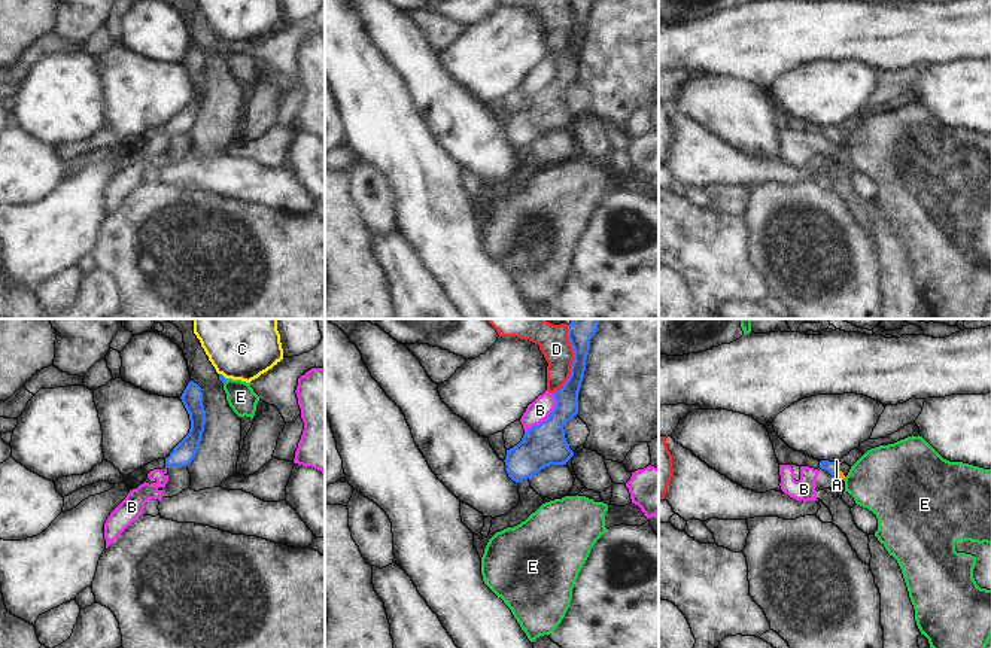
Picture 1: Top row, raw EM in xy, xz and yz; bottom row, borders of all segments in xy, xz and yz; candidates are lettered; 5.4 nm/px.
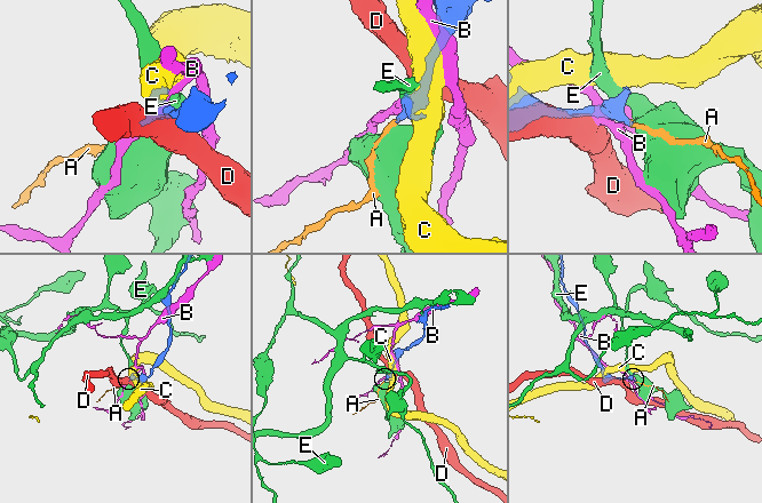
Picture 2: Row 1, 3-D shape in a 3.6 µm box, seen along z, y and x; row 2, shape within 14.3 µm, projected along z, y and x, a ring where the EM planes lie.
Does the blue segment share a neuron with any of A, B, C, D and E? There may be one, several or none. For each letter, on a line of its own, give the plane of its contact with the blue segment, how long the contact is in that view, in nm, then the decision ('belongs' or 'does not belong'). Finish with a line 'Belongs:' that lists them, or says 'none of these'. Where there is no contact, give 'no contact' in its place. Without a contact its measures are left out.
A: yz | 40 nm | belongs
B: xz | 260 nm | does not belong
C: xy | 50 nm | does not belong
D: xz | 380 nm | does not belong
E: xy | 40 nm | does not belong
Belongs: A

